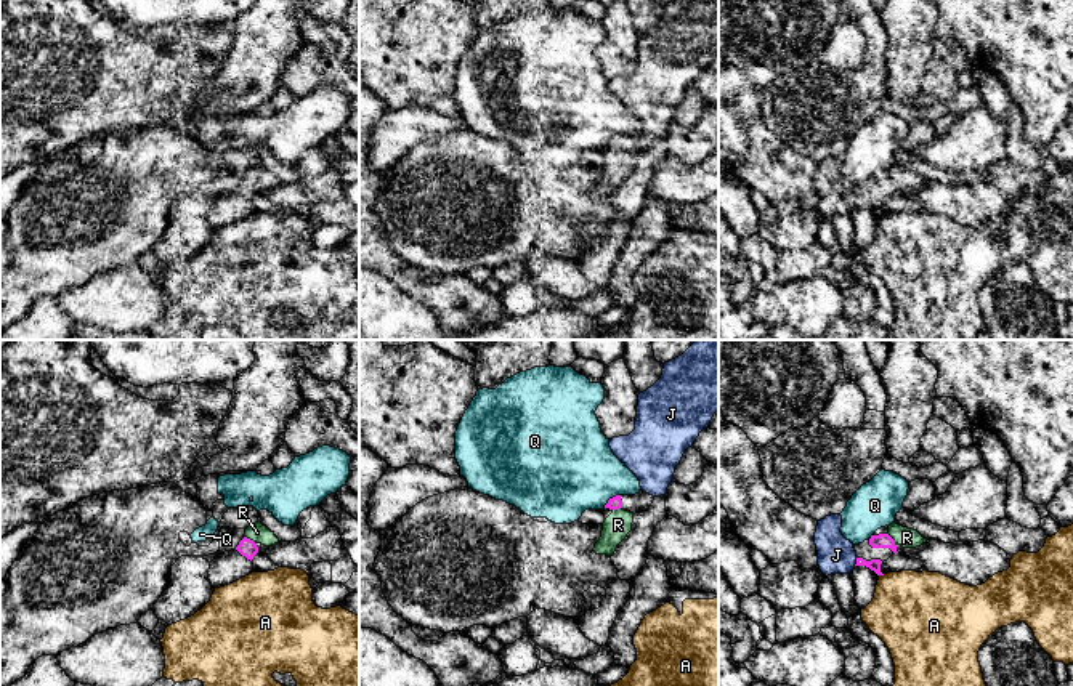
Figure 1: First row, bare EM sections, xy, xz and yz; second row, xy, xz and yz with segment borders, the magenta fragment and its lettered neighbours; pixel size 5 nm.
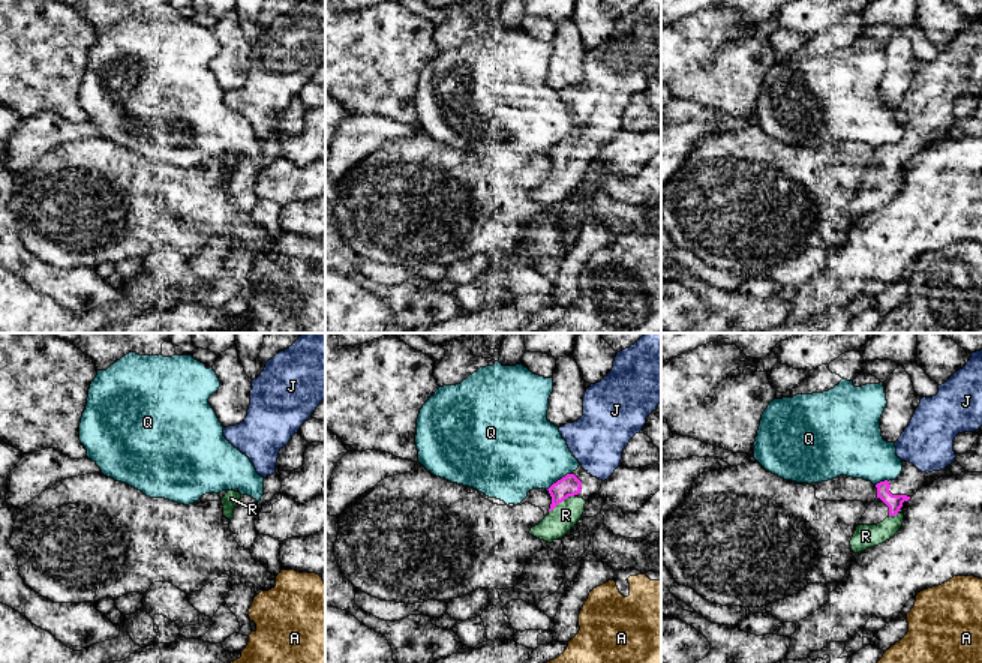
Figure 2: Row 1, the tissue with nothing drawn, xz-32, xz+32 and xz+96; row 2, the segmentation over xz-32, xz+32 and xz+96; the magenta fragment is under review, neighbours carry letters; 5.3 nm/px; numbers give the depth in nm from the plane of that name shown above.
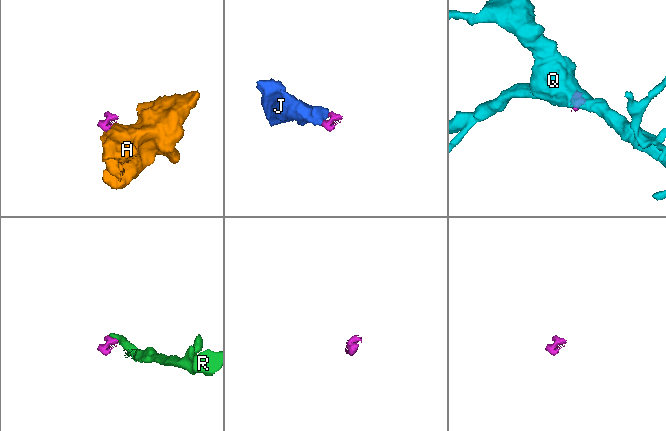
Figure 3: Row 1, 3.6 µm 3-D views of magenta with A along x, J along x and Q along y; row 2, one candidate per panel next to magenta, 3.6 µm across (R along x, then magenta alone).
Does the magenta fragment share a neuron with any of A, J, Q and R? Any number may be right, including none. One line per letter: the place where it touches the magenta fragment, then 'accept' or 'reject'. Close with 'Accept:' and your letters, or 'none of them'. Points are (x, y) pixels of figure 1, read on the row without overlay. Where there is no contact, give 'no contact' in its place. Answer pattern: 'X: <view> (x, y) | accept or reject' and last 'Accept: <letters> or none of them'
A: yz (881, 215) | reject
J: yz (857, 202) | accept
Q: xz (610, 140) | reject
R: xy (249, 180) | accept
Accept: J, R

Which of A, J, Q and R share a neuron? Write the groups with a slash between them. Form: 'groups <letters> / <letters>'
groups A / J R / Q

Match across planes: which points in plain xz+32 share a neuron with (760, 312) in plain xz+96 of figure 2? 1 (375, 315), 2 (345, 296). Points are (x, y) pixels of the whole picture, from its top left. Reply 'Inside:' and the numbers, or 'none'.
Inside: none

